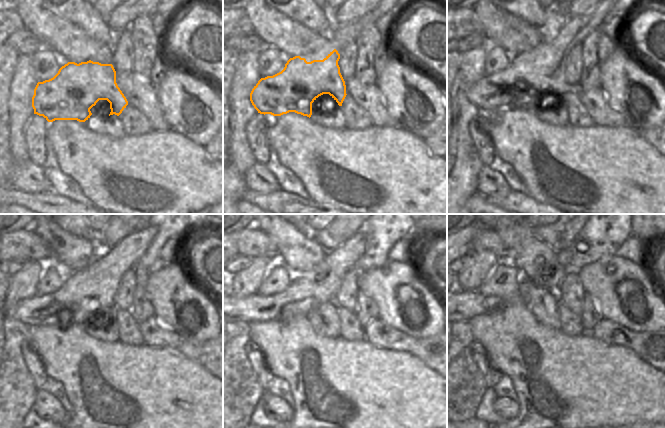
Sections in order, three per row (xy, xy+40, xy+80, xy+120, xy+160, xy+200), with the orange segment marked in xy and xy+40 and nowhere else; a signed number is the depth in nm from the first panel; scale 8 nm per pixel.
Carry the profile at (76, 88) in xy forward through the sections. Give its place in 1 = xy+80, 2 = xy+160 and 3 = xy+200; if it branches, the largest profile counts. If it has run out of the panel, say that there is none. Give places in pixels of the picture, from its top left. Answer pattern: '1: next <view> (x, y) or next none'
1: next xy+80 (517, 87)
2: next xy+160 (298, 299)
3: next xy+200 (467, 305)

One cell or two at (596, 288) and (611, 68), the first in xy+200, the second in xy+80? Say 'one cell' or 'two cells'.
one cell

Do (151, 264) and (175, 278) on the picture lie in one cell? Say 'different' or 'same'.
different

